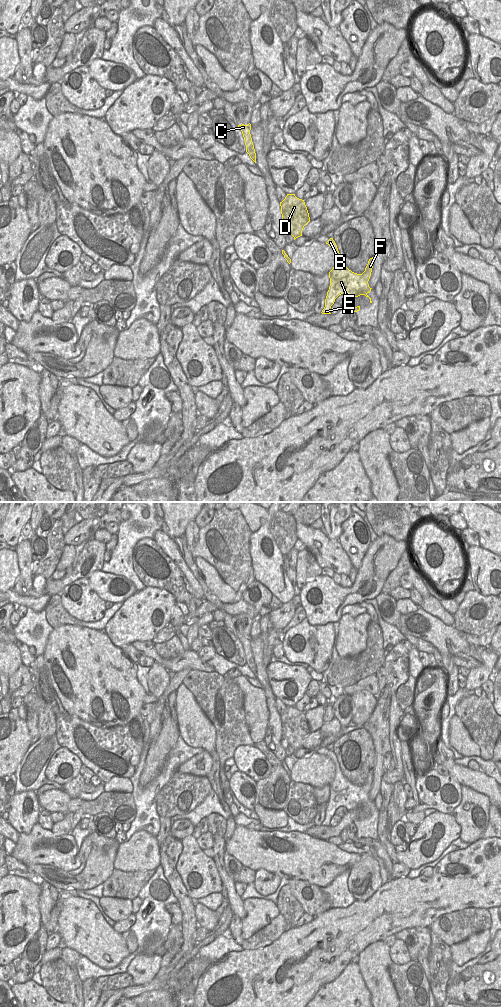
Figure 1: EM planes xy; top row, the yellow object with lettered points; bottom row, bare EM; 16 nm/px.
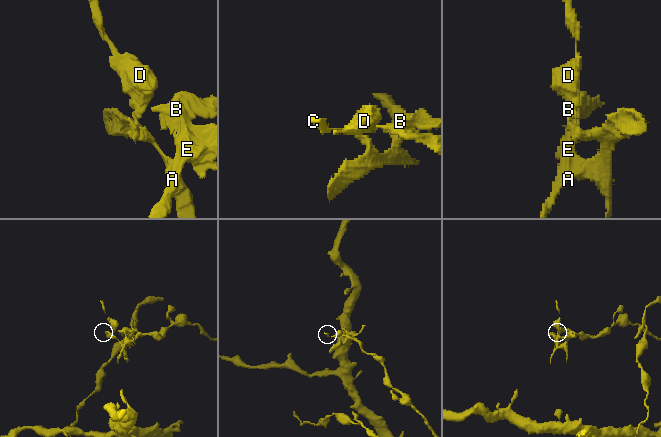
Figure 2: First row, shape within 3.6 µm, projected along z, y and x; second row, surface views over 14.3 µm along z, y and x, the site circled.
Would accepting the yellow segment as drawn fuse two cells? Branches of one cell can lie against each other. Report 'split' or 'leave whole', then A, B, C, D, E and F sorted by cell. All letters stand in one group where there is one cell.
leave whole | A B C D E F

